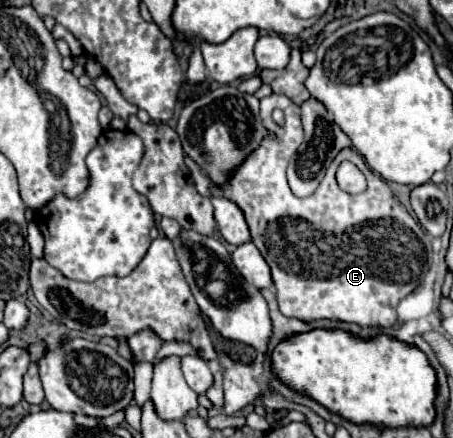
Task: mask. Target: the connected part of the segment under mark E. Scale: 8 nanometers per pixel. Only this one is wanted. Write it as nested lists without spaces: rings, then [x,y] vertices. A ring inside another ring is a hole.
[[[273,93],[261,99],[263,123],[275,123],[271,119],[275,107],[285,113],[285,123],[277,125],[277,139],[263,139],[261,145],[233,169],[225,183],[211,183],[211,195],[227,197],[243,211],[251,241],[271,267],[273,287],[283,315],[303,321],[353,321],[361,327],[395,325],[397,303],[417,289],[429,271],[433,253],[429,251],[431,235],[407,213],[389,185],[375,175],[365,159],[353,149],[339,151],[329,165],[323,183],[311,197],[295,197],[287,183],[285,169],[291,153],[295,153],[303,141],[301,111],[289,97]],[[341,161],[351,161],[359,167],[367,177],[367,191],[349,195],[339,189],[335,171]],[[379,221],[395,225],[375,225]]]

